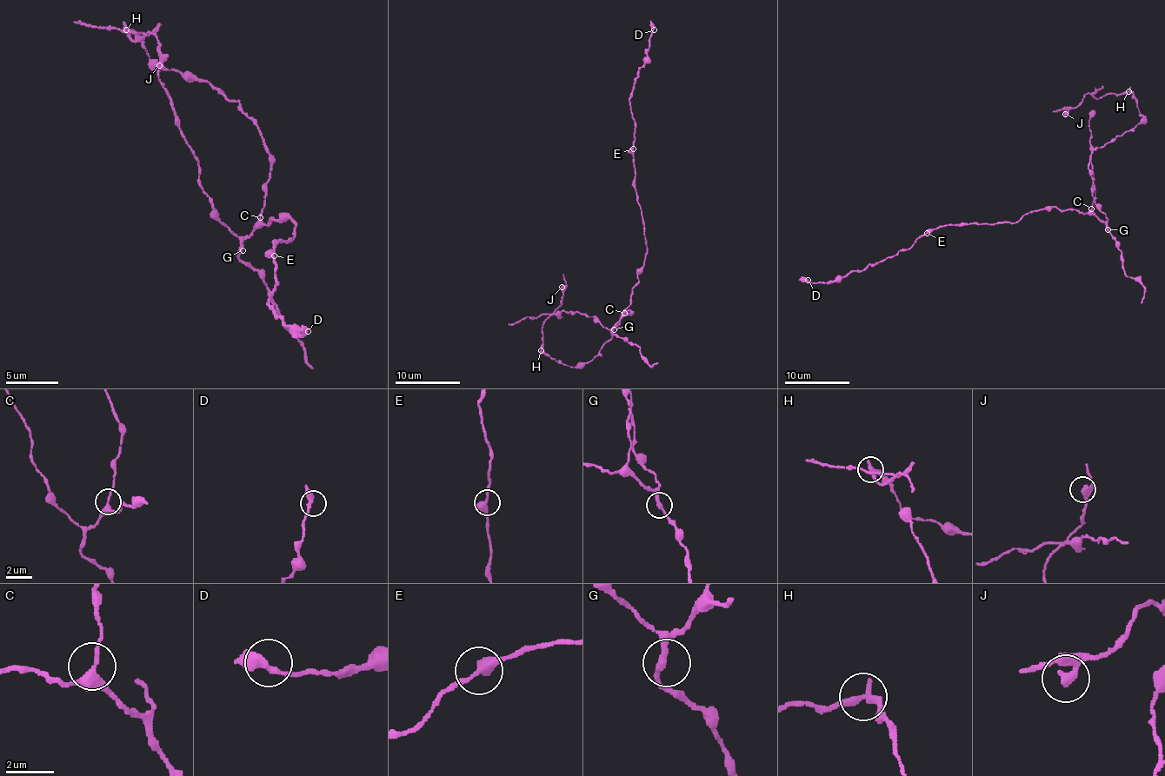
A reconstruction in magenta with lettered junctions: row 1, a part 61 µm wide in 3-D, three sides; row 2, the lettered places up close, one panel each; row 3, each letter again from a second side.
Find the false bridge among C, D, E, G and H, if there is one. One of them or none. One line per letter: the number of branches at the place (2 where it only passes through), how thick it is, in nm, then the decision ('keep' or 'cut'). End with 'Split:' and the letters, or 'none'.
C: 3 | 280 nm | keep
D: 2 | 360 nm | keep
E: 2 | 400 nm | keep
G: 2 | 240 nm | keep
H: 2 | 320 nm | cut
Split: H

